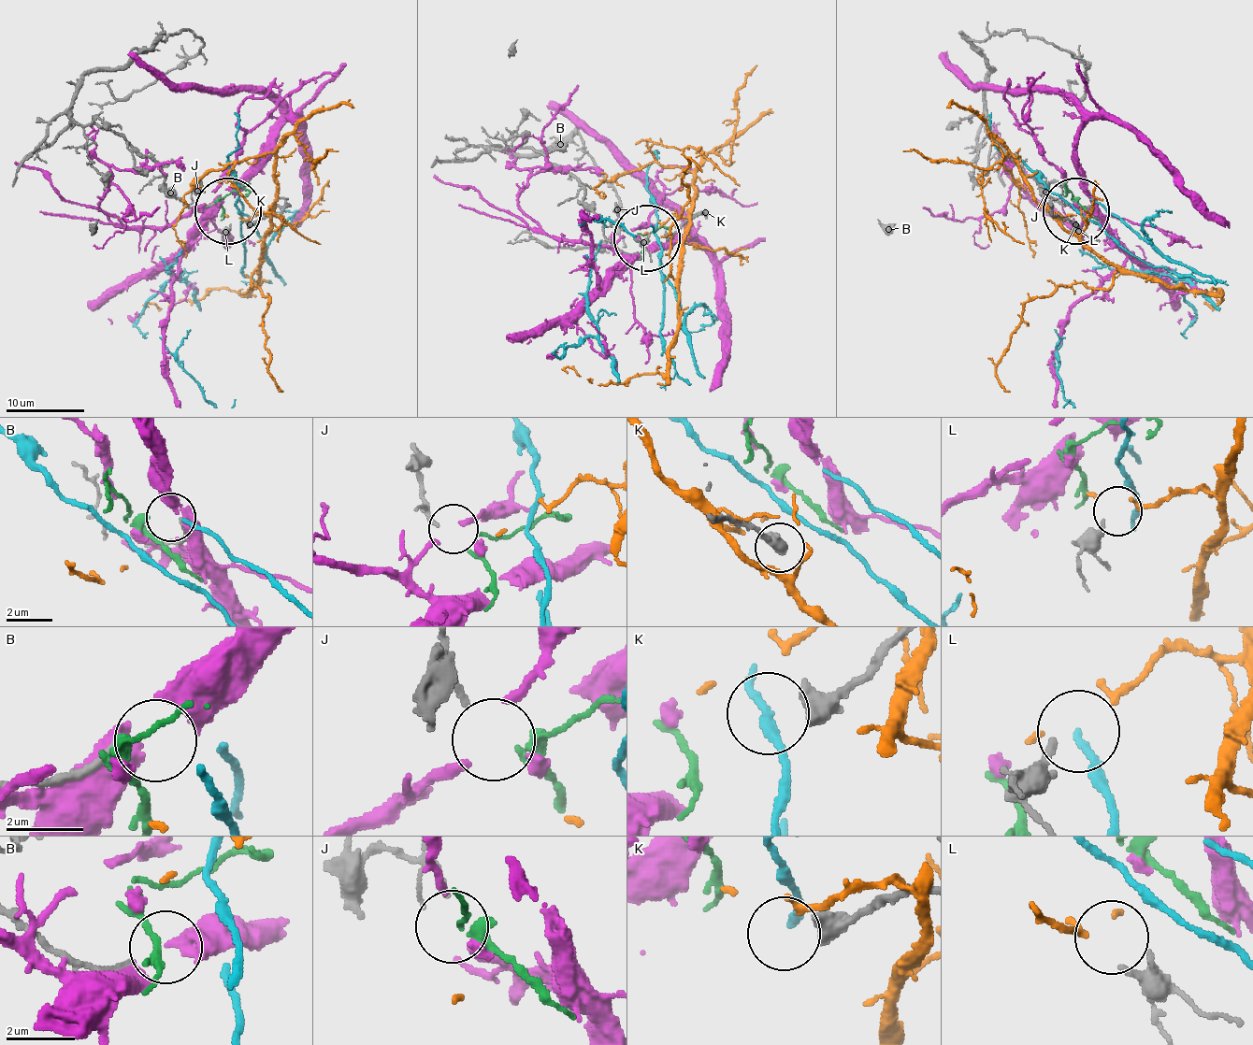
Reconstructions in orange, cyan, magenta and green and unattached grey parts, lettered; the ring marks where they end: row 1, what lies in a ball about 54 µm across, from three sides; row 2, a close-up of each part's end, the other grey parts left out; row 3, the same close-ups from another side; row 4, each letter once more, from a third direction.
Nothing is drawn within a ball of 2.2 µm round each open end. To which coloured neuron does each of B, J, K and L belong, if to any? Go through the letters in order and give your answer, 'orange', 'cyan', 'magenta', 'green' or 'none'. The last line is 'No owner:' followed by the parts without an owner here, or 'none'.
B: none
J: magenta
K: none
L: orange
No owner: B, K

